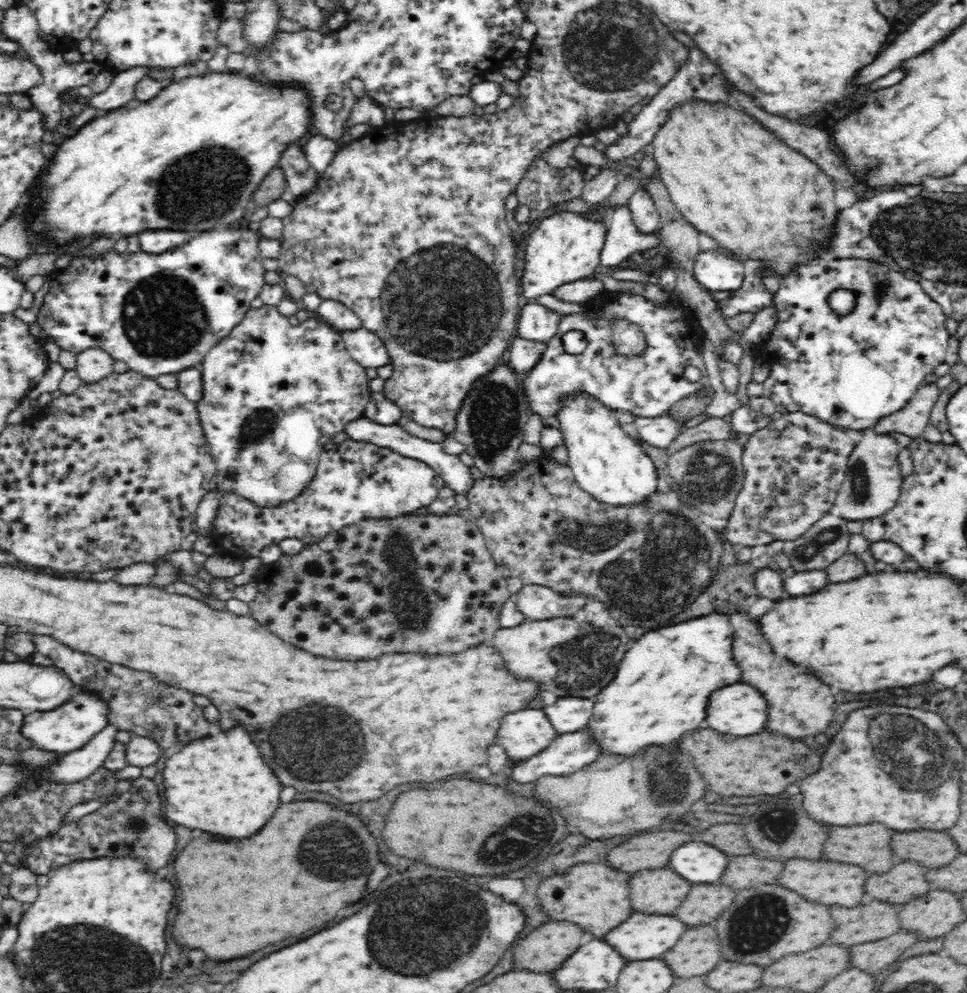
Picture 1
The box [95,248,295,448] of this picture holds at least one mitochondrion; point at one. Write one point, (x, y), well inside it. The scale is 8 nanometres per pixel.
(163, 317)

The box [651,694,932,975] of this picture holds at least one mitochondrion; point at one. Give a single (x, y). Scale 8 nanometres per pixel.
(750, 929)

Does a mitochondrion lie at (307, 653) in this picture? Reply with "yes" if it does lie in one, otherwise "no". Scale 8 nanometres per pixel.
no

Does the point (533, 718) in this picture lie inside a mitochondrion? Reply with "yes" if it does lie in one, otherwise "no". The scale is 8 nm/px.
no

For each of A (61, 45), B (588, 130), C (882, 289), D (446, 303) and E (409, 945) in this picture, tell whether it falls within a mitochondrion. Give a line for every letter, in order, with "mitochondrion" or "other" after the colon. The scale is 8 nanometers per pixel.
A: other
B: other
C: mitochondrion
D: mitochondrion
E: mitochondrion

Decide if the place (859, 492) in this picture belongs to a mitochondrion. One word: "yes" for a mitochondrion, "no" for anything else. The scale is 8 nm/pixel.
yes

